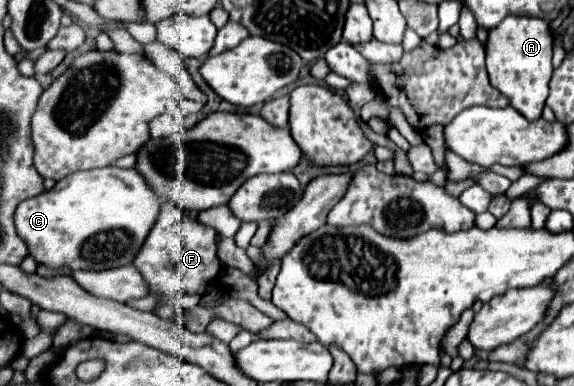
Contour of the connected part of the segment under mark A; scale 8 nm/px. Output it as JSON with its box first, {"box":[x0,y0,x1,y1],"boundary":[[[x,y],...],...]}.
{"box":[486,16,552,122],"boundary":[[[506,16],[496,28],[488,32],[486,68],[490,84],[498,88],[514,110],[526,120],[534,122],[542,116],[548,98],[548,84],[552,78],[552,32],[546,20],[530,16]]]}

